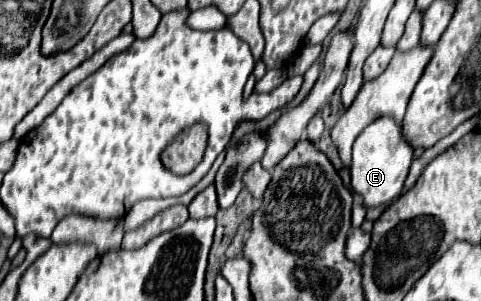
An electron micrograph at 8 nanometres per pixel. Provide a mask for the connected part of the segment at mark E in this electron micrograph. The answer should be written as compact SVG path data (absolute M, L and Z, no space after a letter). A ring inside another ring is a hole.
M381 117L373 121L353 143L353 163L351 163L351 187L363 197L363 207L373 209L393 201L407 179L413 149L401 135L401 127L395 125L391 117Z

